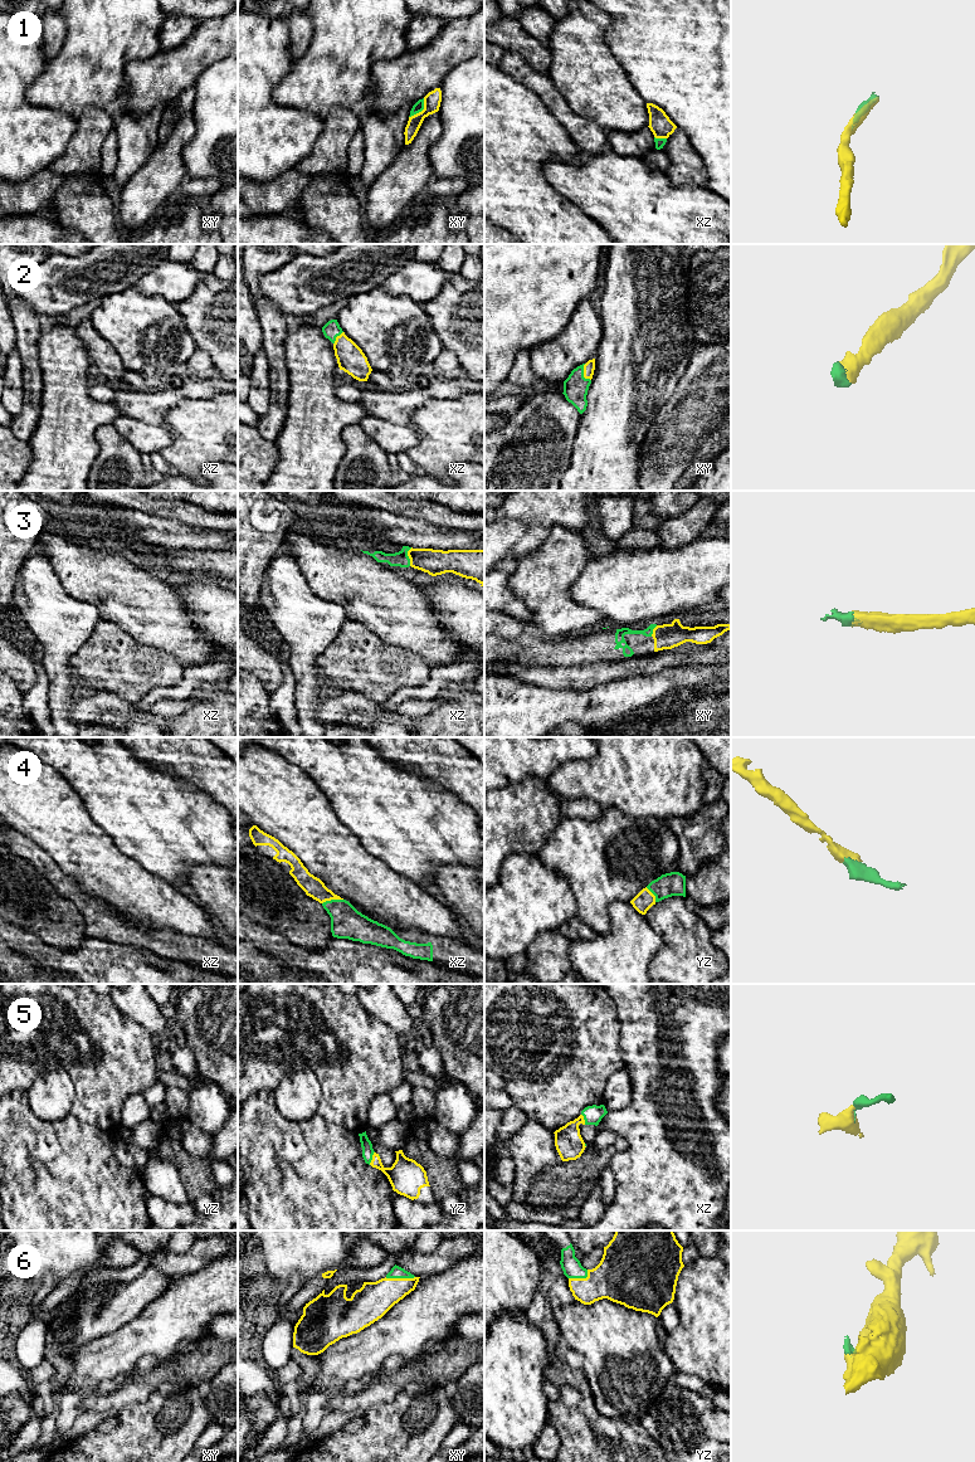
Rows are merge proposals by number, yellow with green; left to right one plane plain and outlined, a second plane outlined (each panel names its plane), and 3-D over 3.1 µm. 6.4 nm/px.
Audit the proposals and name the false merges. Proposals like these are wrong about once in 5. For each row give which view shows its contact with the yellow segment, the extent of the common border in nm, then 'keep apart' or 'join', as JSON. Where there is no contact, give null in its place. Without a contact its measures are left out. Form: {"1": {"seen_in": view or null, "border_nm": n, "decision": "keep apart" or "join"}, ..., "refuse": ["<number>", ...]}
{"1": {"seen_in": "xy", "border_nm": 160, "decision": "join"}, "2": {"seen_in": "xy", "border_nm": 120, "decision": "join"}, "3": {"seen_in": "xz", "border_nm": 120, "decision": "join"}, "4": {"seen_in": "xz", "border_nm": 140, "decision": "join"}, "5": {"seen_in": "yz", "border_nm": 90, "decision": "join"}, "6": {"seen_in": "xy", "border_nm": 190, "decision": "join"}, "refuse": []}

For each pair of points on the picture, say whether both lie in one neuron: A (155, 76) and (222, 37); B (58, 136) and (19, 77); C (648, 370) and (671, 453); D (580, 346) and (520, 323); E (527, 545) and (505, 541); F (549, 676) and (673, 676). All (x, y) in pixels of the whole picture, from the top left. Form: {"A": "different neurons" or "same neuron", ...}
{"A": "same neuron", "B": "same neuron", "C": "different neurons", "D": "different neurons", "E": "different neurons", "F": "different neurons"}

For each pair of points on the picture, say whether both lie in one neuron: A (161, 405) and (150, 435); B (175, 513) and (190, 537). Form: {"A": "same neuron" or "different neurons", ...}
{"A": "different neurons", "B": "different neurons"}

